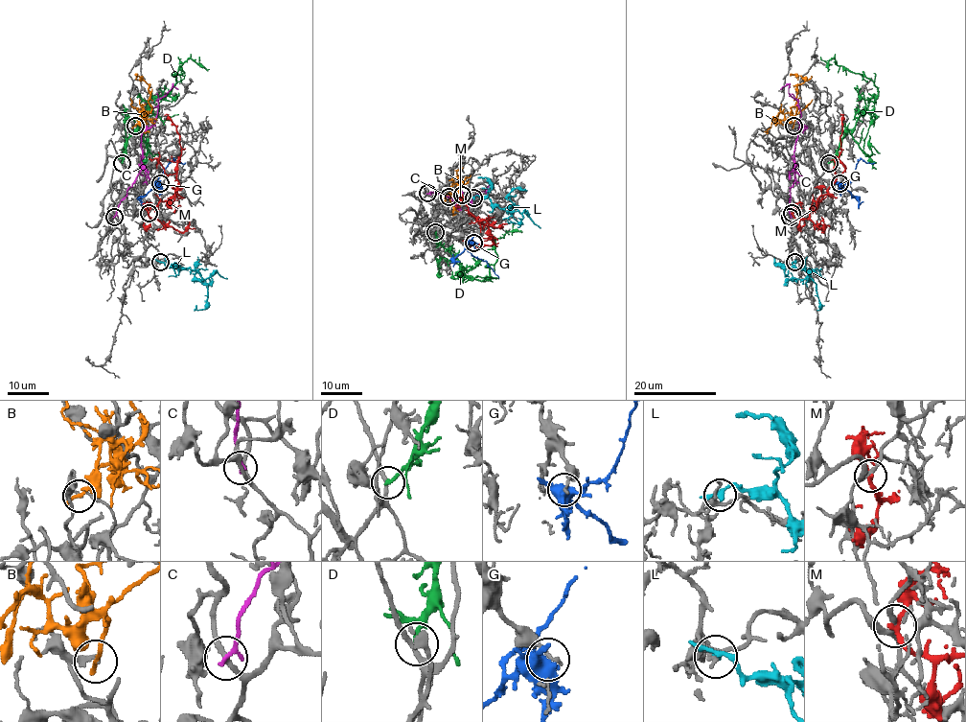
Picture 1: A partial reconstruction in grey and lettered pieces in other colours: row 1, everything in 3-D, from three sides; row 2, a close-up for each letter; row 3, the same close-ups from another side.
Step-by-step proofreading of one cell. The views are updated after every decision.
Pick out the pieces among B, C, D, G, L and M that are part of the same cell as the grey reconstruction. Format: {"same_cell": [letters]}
{"same_cell": []}

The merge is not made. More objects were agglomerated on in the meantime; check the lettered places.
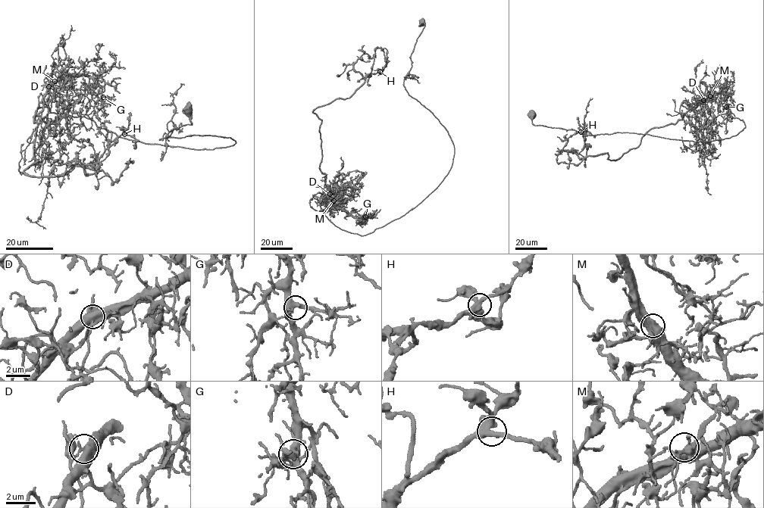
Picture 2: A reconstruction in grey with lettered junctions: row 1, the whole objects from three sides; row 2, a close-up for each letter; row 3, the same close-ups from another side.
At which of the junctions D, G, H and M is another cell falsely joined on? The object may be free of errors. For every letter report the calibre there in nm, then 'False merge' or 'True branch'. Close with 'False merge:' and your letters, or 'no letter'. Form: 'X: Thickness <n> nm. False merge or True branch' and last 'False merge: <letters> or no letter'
D: Thickness 500 nm. False merge
G: Thickness 440 nm. True branch
H: Thickness 440 nm. True branch
M: Thickness 440 nm. True branch
False merge: D

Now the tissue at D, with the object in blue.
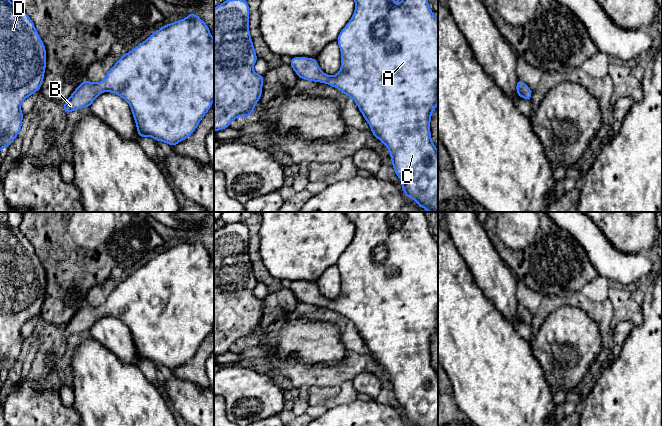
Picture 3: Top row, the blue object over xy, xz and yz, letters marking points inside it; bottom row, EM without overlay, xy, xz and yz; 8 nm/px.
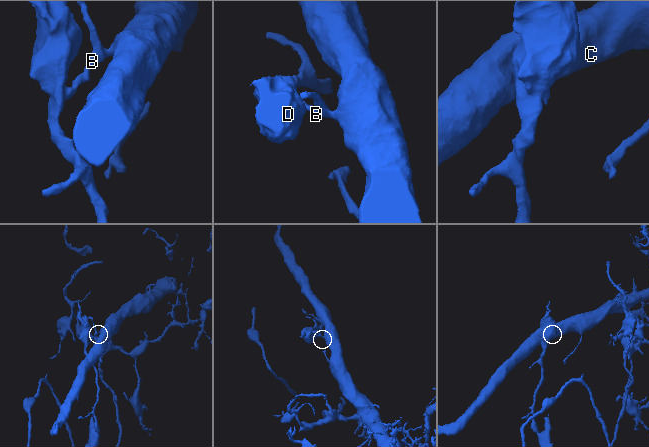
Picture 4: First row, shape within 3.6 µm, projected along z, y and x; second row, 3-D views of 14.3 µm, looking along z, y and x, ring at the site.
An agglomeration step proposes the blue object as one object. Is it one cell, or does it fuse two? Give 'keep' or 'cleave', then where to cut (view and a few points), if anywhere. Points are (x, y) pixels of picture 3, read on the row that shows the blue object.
cleave | yz (523, 83), (523, 93), (528, 98)

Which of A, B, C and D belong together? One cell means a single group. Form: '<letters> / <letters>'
A C / B D

